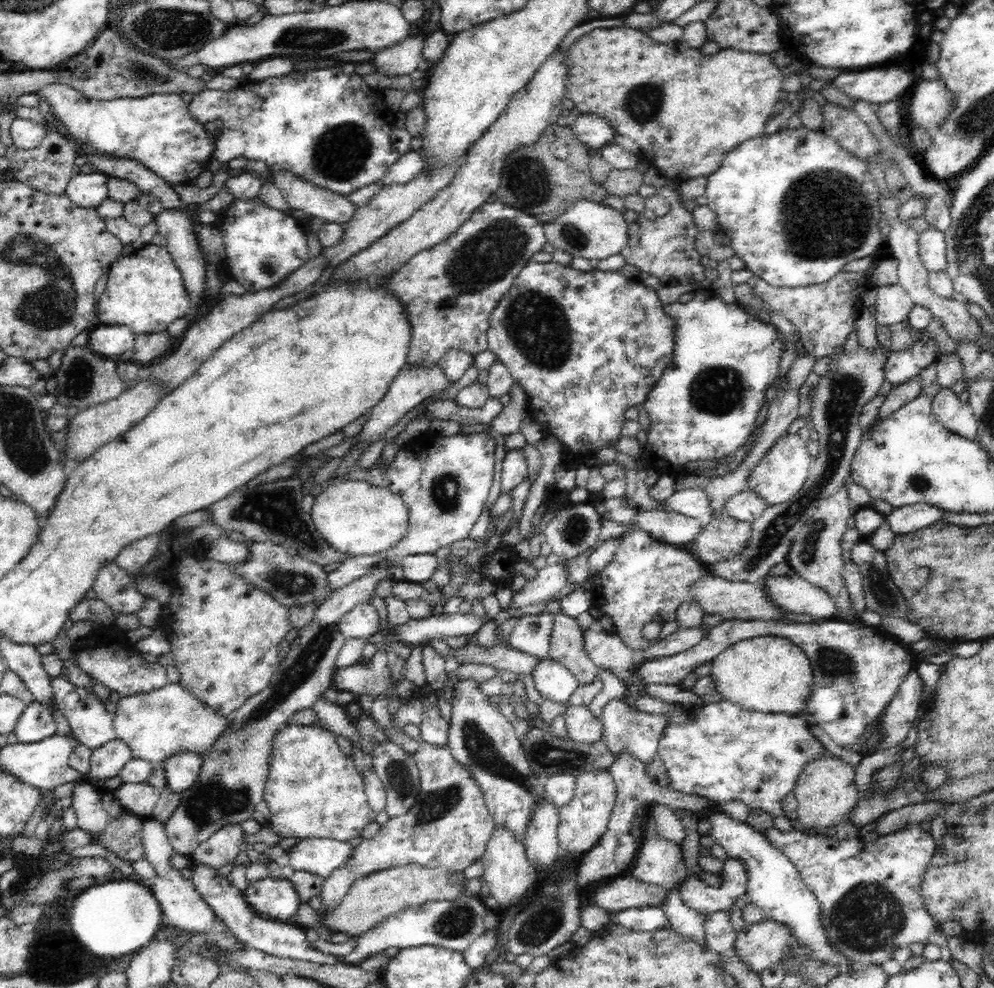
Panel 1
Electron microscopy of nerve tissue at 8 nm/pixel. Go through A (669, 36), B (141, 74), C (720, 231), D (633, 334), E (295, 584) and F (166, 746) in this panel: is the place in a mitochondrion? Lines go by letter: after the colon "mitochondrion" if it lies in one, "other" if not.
A: other
B: mitochondrion
C: other
D: other
E: mitochondrion
F: other

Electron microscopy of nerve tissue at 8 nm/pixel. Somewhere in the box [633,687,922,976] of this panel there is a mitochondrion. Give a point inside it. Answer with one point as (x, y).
(869, 918)

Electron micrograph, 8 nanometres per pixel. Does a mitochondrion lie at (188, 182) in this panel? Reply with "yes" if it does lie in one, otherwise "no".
no

